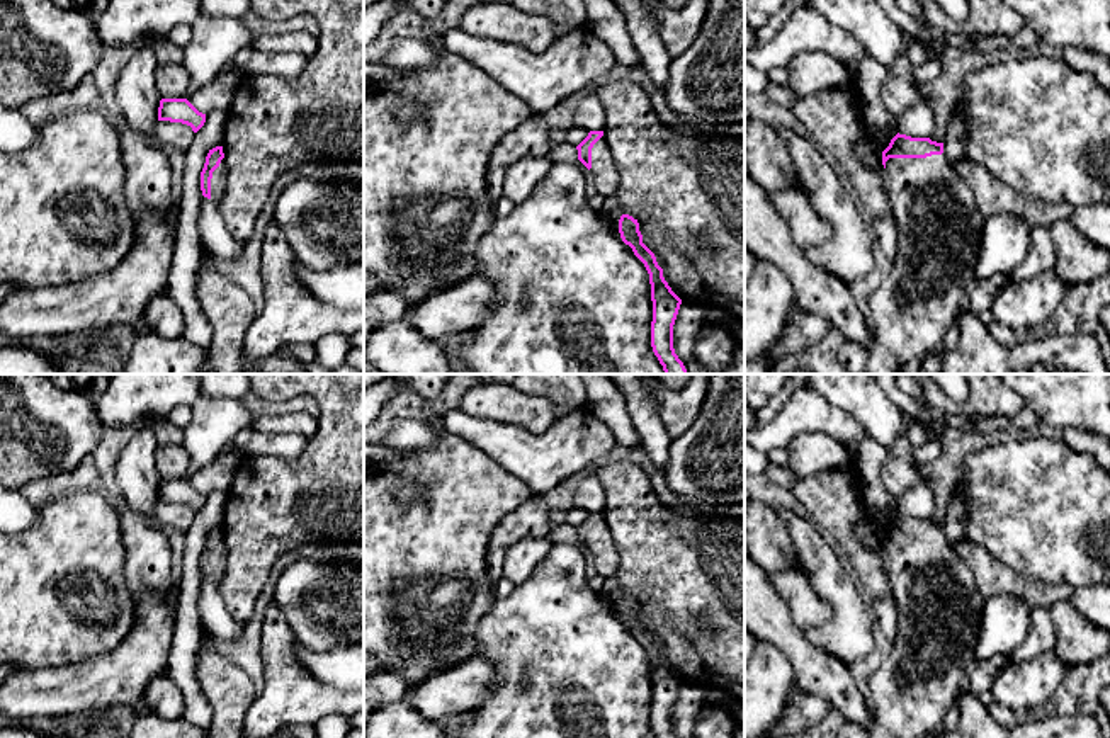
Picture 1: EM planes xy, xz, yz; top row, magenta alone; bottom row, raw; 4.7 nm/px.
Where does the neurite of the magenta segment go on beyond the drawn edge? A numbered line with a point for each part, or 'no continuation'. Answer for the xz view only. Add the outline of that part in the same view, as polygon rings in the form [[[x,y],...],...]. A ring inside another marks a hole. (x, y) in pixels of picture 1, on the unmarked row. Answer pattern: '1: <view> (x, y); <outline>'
1: xz (605, 556); [[[602,517],[592,529],[592,558],[598,575],[614,578],[620,566],[620,556],[614,544],[612,532]]]

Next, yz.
1: yz (939, 604); [[[945,537],[889,539],[884,565],[898,609],[898,636],[887,658],[870,675],[867,697],[874,711],[869,738],[928,738],[940,729],[960,695],[960,678],[981,631],[986,597],[974,571]]]

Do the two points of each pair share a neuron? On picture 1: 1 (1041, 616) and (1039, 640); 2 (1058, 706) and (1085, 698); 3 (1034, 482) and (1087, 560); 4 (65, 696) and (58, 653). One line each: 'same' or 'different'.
1: same
2: same
3: same
4: different

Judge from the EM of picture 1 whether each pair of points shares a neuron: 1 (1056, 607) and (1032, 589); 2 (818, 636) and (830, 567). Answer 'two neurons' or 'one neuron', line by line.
1: one neuron
2: one neuron

